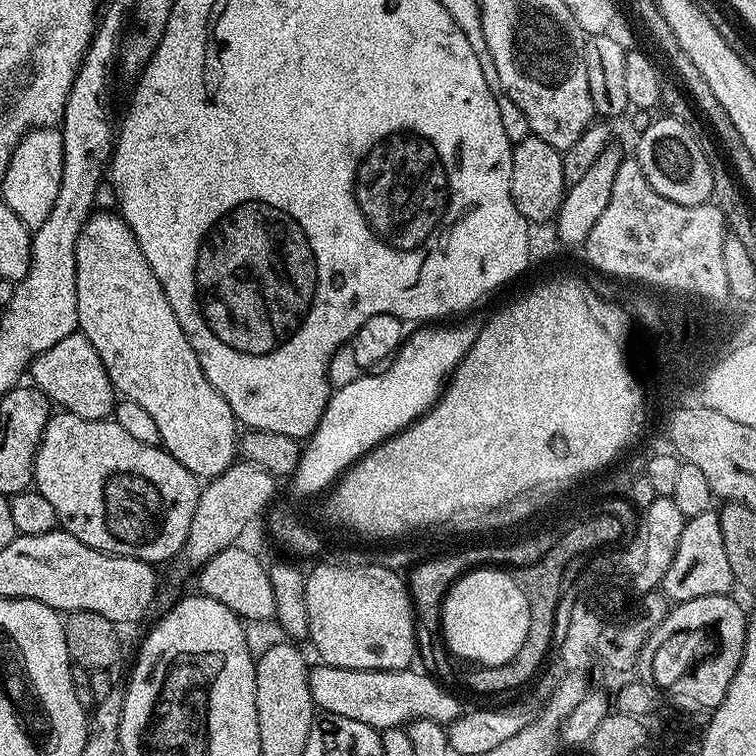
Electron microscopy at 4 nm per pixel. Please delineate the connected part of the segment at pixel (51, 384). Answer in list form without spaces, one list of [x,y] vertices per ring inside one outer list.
[[[79,330],[62,338],[62,342],[54,342],[50,350],[46,350],[32,361],[30,380],[35,387],[46,393],[57,409],[78,414],[78,418],[109,419],[118,403],[118,393],[110,382],[108,372],[102,366],[102,358],[98,358],[98,350],[90,346],[88,339]]]

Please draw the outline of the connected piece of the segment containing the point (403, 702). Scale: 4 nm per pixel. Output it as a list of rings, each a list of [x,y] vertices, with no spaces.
[[[323,662],[317,665],[308,673],[312,703],[321,713],[330,716],[354,718],[354,722],[366,722],[366,726],[383,730],[407,726],[414,720],[433,720],[447,726],[462,711],[462,705],[438,681],[431,680],[424,672],[412,672],[411,667],[358,670],[330,666]]]

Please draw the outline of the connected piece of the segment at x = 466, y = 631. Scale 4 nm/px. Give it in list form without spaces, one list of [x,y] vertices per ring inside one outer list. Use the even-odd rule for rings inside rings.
[[[496,566],[466,573],[444,599],[443,643],[453,657],[473,660],[471,663],[476,666],[510,662],[522,650],[529,626],[530,606],[526,606],[526,594],[522,594],[519,584],[507,571]]]

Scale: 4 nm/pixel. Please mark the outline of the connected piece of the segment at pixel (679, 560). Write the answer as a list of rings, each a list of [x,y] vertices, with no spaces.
[[[709,510],[685,519],[682,538],[678,538],[678,550],[674,550],[674,562],[666,570],[662,591],[669,601],[681,604],[690,598],[726,596],[733,591],[734,581],[730,561],[726,558],[726,546],[722,543],[720,517]]]

